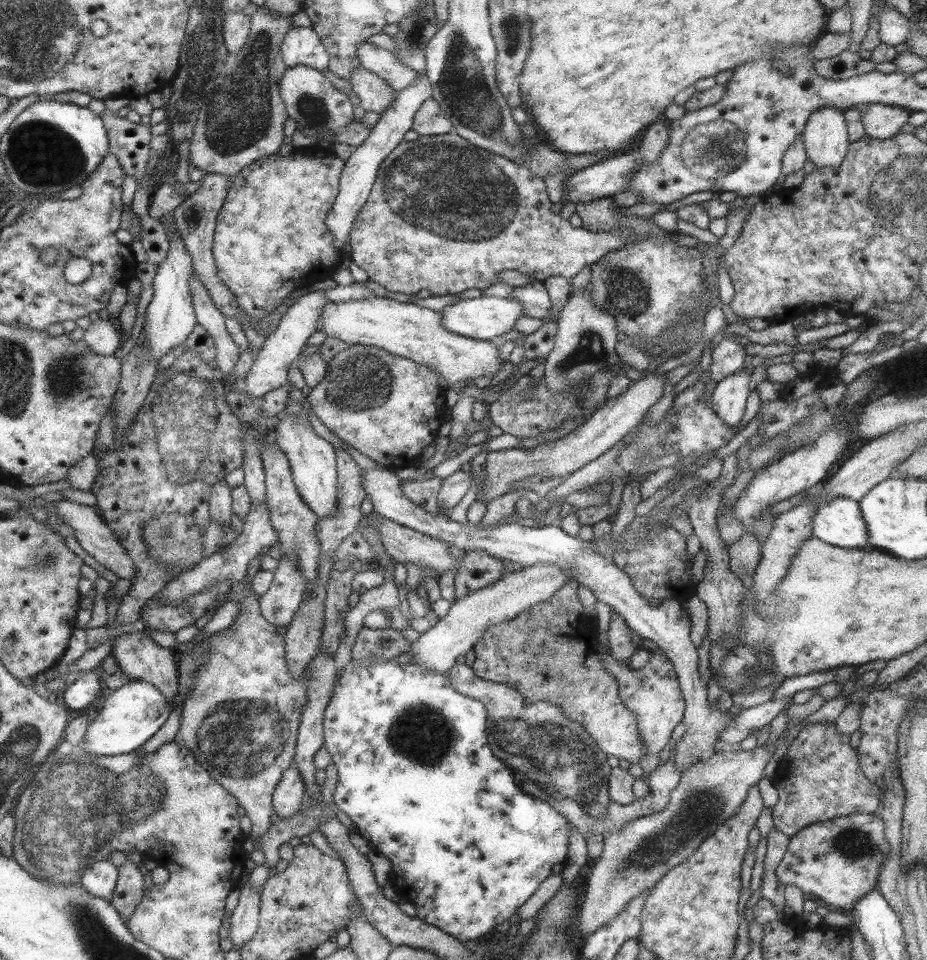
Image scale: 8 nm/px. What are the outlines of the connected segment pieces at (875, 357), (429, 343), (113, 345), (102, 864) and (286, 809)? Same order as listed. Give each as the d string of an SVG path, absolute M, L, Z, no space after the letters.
M892 345L881 351L844 354L844 356L841 356L839 363L834 366L834 370L843 383L850 385L862 373L879 364L884 364L884 362L891 358L900 356L902 351L904 350L901 345Z
M370 297L364 300L353 300L348 302L341 302L341 303L326 303L325 307L322 309L320 318L318 319L318 326L317 330L322 330L326 336L337 336L340 340L344 340L348 344L352 345L366 345L366 346L373 346L378 347L381 349L386 349L386 352L393 353L396 356L403 356L408 357L410 360L417 361L420 364L429 365L429 367L438 374L444 375L444 380L450 387L459 387L464 384L464 381L470 379L481 378L482 376L489 376L490 379L500 372L501 365L507 363L502 362L502 359L498 357L498 350L499 347L496 344L492 344L490 341L485 340L474 340L470 337L466 336L458 336L456 332L450 332L448 328L444 325L444 316L441 316L440 312L434 312L433 309L430 308L422 308L414 303L402 303L398 302L394 299L389 299L385 297Z
M99 319L85 333L85 341L94 352L104 356L112 356L118 352L124 343L124 331L118 319Z
M108 859L108 861L99 861L98 864L92 866L92 869L86 870L82 882L88 892L113 903L114 893L117 892L120 880L121 868Z
M295 766L289 768L282 775L281 783L274 792L274 808L276 808L276 816L280 820L292 818L302 807L302 798L306 792L304 777L301 776L300 769Z

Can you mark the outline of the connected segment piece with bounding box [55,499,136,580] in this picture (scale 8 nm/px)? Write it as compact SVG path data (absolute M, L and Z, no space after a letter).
M70 499L56 501L58 517L64 525L69 525L76 531L76 538L81 546L93 556L99 563L113 571L122 579L130 579L136 576L136 563L129 556L128 550L123 541L118 537L112 528L109 528L102 512L95 506L88 506L73 502Z

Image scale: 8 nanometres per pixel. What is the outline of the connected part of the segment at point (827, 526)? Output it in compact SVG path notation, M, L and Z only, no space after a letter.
M834 497L822 501L812 516L812 537L838 548L867 548L869 526L858 501Z

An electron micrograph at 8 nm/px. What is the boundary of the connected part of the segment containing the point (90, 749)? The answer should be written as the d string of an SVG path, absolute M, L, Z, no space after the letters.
M131 680L107 695L100 716L91 724L79 747L94 756L120 756L134 752L157 734L171 714L170 702L156 685L149 681Z

